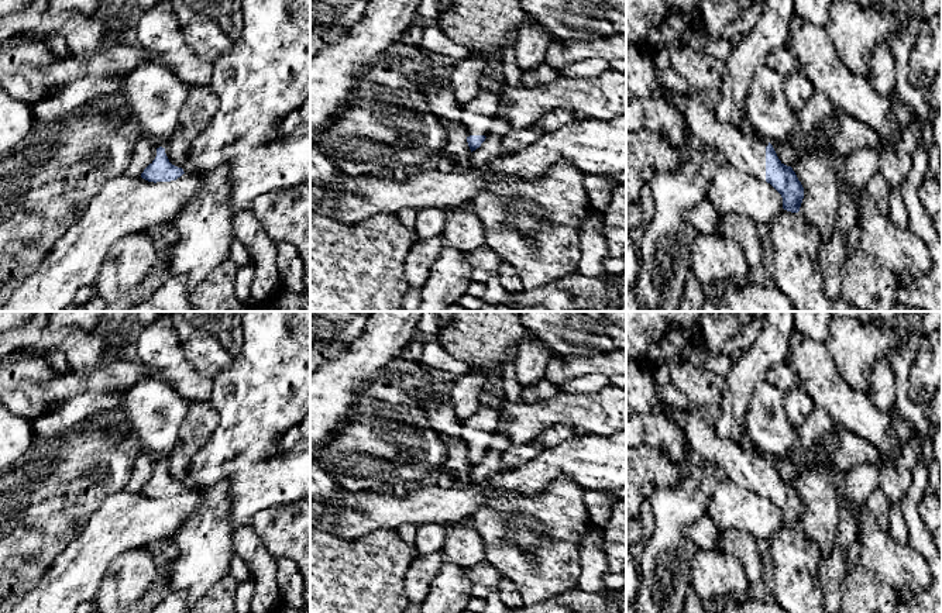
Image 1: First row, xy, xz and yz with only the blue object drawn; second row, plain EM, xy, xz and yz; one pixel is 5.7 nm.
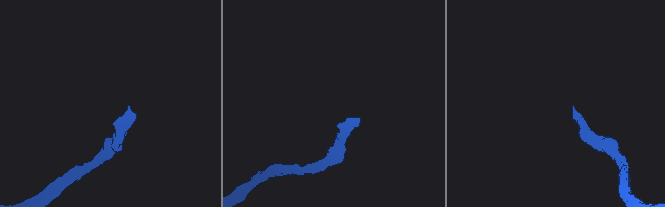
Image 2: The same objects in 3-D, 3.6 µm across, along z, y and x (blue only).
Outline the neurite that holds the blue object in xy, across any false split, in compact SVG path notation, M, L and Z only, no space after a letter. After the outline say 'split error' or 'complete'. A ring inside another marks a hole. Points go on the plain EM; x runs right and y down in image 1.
M155 457L152 464L152 475L141 489L148 497L171 497L185 489L185 478L178 479L169 473L165 457Z; split error

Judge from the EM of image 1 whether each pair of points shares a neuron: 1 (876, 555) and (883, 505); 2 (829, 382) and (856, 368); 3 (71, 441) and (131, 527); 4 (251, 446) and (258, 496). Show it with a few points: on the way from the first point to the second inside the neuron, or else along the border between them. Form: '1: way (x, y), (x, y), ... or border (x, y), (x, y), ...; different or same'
1: border (865, 503), (877, 523), (886, 530); different
2: border (825, 347), (839, 375), (852, 388), (865, 392); different
3: border (123, 488), (113, 492), (92, 513), (89, 520); different
4: border (272, 448), (258, 455), (241, 455), (226, 462); different

